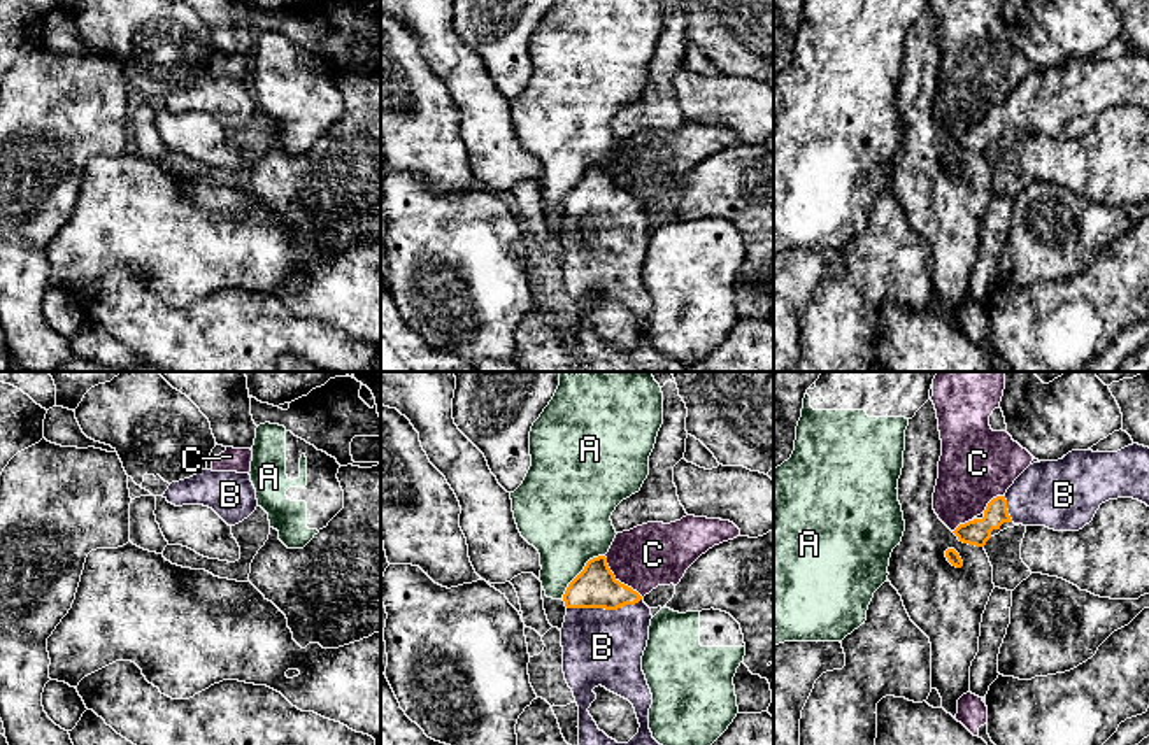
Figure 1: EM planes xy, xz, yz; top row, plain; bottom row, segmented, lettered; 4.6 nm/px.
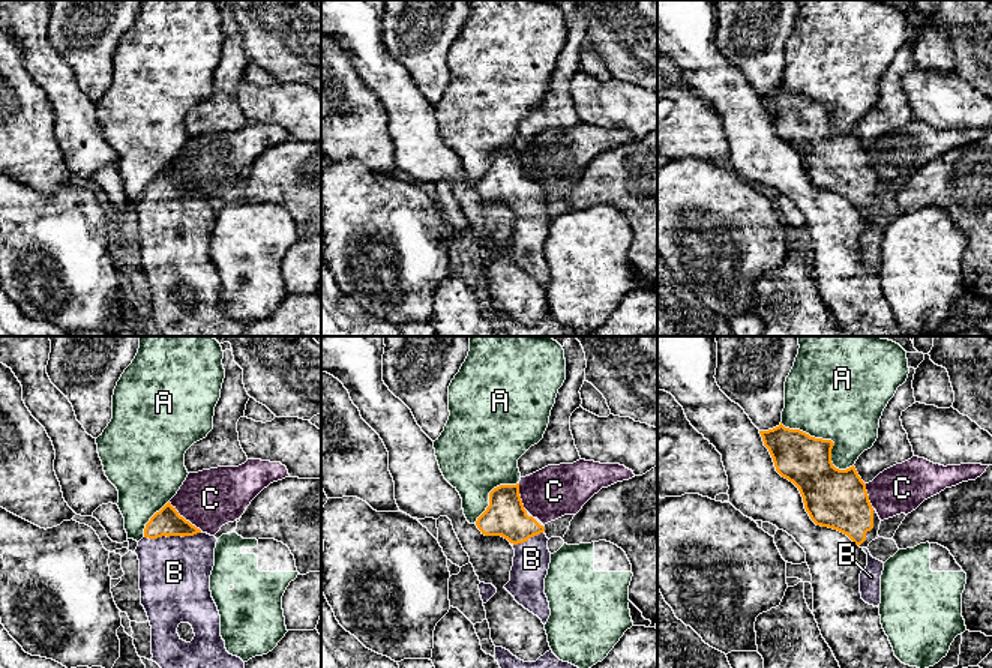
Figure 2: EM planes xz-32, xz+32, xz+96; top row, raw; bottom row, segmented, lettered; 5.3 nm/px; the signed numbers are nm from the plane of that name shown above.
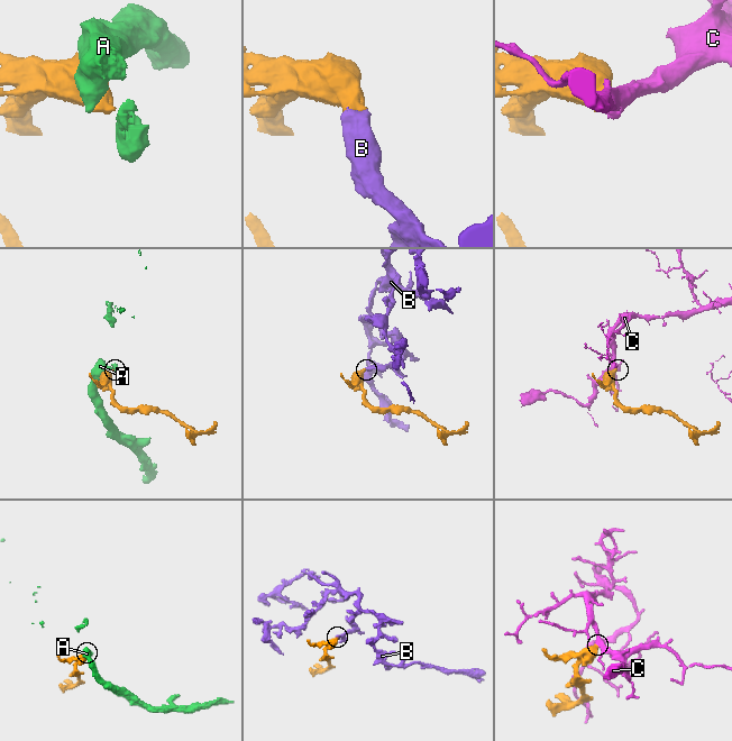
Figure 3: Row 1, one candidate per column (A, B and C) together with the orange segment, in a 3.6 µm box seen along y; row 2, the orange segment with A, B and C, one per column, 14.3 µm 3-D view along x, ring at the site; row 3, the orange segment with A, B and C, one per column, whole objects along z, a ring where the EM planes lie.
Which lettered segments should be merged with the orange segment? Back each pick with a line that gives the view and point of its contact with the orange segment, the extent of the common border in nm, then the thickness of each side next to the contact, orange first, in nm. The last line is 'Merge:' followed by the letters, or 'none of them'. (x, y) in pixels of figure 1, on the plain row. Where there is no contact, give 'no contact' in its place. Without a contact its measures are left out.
B: xz (604, 214) | 360 nm | 190/360 nm
Merge: B

